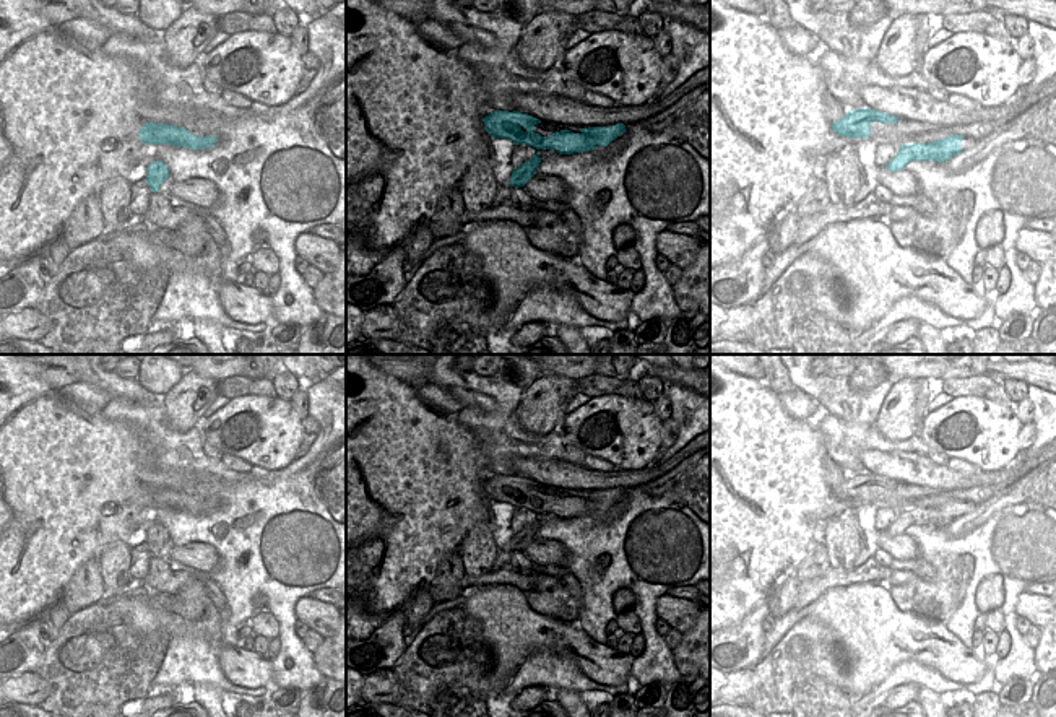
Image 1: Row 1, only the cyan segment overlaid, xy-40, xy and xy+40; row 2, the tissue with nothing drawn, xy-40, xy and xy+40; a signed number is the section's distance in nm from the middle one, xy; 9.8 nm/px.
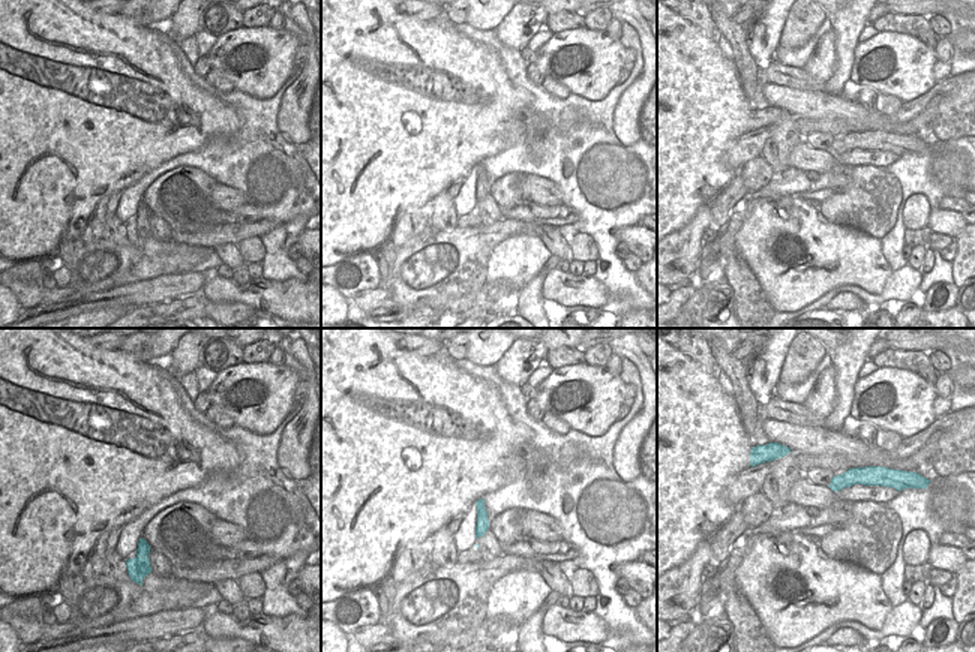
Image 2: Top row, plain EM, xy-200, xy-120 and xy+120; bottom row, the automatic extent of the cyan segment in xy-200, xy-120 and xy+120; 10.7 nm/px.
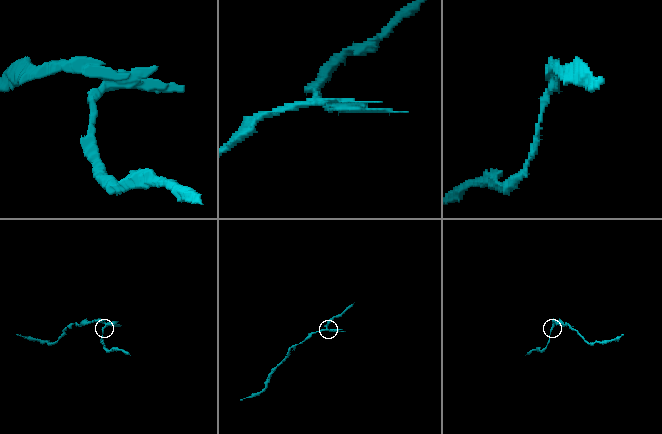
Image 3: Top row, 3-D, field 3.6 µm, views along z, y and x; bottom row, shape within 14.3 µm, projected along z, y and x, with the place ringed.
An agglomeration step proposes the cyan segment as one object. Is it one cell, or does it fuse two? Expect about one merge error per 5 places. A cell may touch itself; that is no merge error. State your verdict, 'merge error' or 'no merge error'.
merge error

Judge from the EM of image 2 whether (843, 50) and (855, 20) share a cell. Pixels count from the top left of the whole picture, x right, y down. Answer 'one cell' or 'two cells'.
one cell

